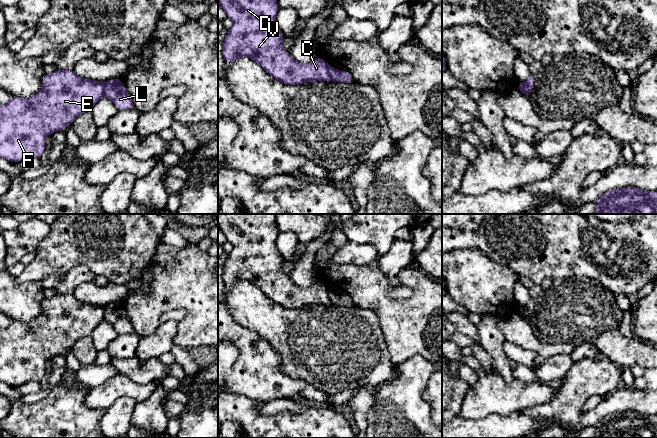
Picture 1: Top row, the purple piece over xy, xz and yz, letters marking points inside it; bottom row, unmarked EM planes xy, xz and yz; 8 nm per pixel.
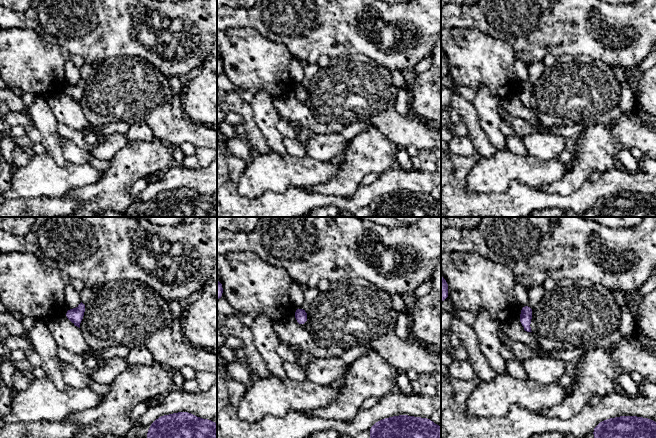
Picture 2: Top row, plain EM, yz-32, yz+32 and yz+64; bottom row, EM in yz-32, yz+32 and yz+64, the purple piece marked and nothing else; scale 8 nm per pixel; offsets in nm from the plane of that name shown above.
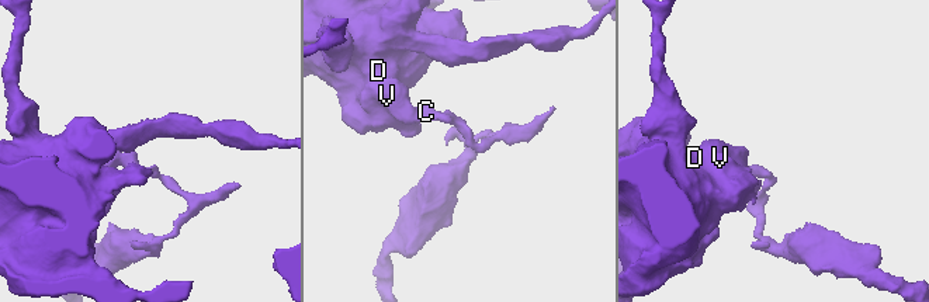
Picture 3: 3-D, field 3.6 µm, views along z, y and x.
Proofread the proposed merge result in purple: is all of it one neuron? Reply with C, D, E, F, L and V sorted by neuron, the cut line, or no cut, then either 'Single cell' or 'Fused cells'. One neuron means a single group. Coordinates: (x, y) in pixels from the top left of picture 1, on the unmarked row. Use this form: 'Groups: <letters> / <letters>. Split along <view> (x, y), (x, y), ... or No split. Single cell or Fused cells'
Groups: C D E F V / L. Split along xy (103, 306), (104, 319). Fused cells

